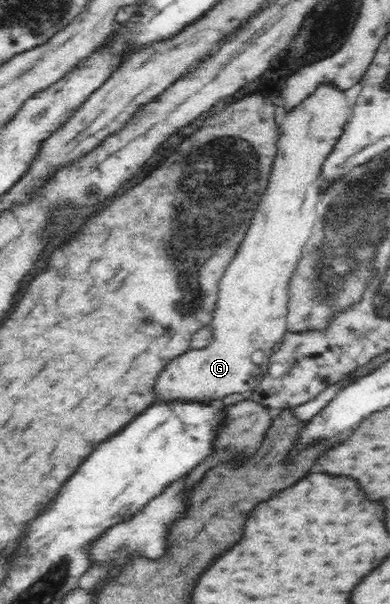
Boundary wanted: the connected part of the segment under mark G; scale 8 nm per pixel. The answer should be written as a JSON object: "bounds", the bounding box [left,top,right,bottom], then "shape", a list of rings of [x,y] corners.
{"bounds":[155,83,348,403],"shape":[[[321,83],[315,91],[295,109],[288,111],[283,119],[283,135],[277,141],[277,154],[272,165],[267,187],[261,193],[256,213],[249,223],[249,229],[243,237],[239,249],[229,262],[229,267],[219,281],[218,300],[211,320],[213,339],[203,349],[187,350],[183,355],[173,359],[159,375],[155,389],[159,389],[157,401],[208,401],[220,403],[232,393],[253,391],[262,384],[263,376],[269,370],[273,347],[281,342],[288,332],[286,317],[288,315],[288,296],[290,280],[297,271],[298,264],[306,253],[312,233],[319,222],[320,175],[323,162],[333,149],[347,123],[348,104],[345,93],[338,90],[333,83]]]}

